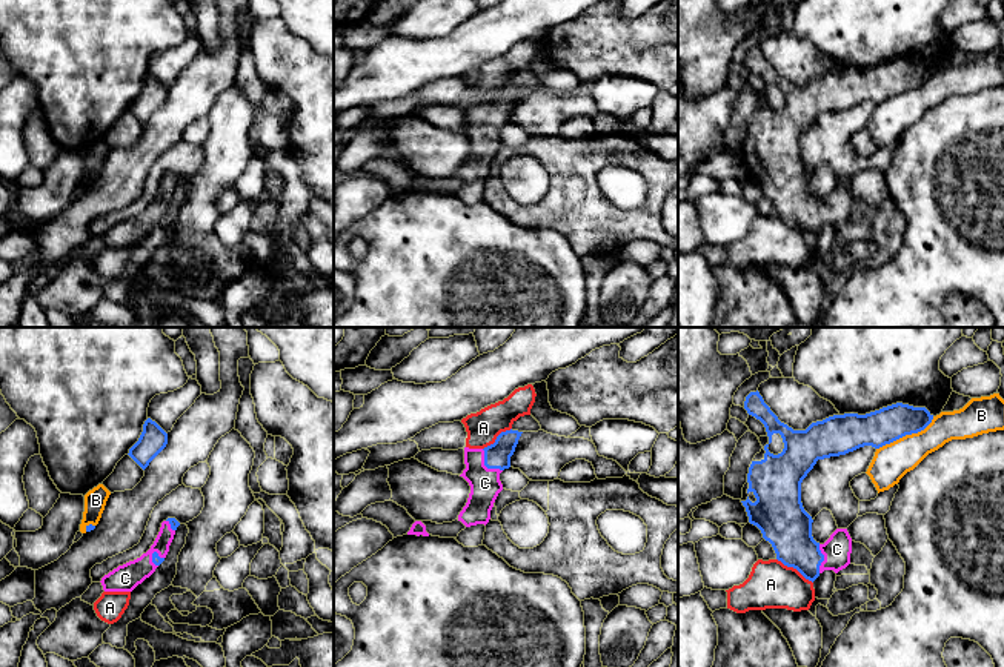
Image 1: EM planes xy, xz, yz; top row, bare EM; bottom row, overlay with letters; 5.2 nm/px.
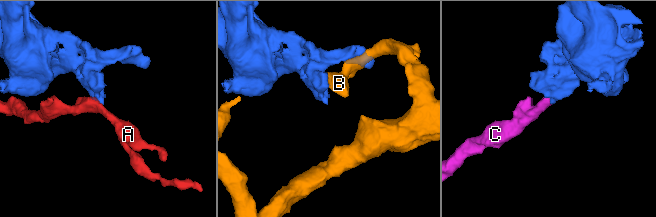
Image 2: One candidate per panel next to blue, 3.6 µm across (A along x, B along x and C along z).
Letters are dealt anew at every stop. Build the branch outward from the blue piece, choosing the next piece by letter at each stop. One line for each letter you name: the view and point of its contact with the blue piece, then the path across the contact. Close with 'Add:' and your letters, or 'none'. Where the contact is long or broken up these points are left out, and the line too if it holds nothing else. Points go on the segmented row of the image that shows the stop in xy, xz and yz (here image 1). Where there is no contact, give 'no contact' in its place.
C: xz (486, 466) | across xz (497, 455), (486, 466), (485, 483)
Add: C

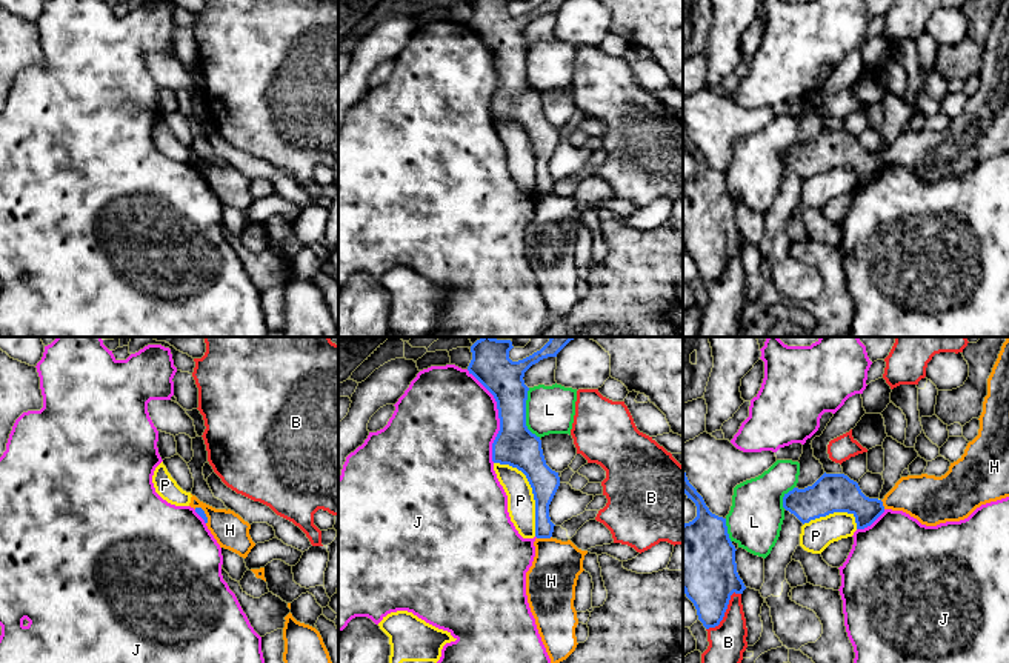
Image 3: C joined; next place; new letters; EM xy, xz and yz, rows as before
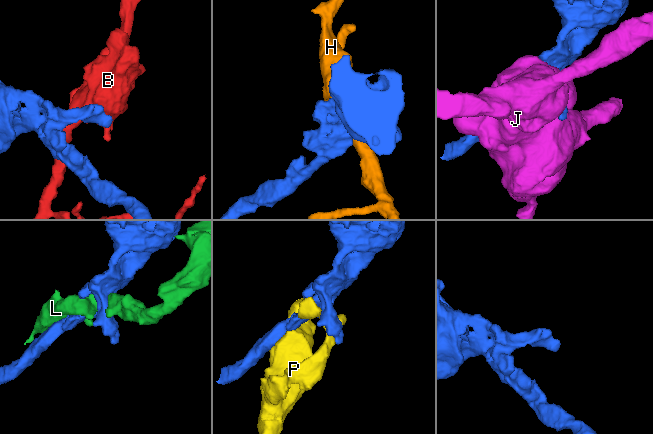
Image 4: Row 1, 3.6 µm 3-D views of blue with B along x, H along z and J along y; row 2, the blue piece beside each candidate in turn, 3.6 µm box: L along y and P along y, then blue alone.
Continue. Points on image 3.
Add: none

